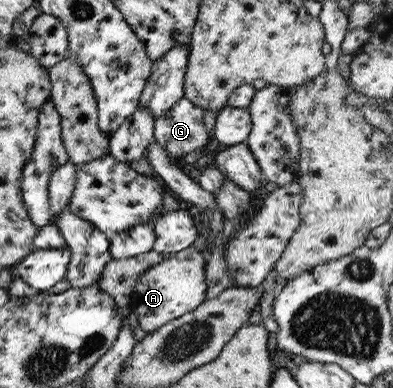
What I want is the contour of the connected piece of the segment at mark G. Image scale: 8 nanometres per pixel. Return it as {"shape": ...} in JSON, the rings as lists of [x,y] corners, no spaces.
{"shape":[[[182,97],[164,114],[154,119],[154,140],[169,158],[184,156],[207,145],[207,131],[202,118],[203,109]]]}

